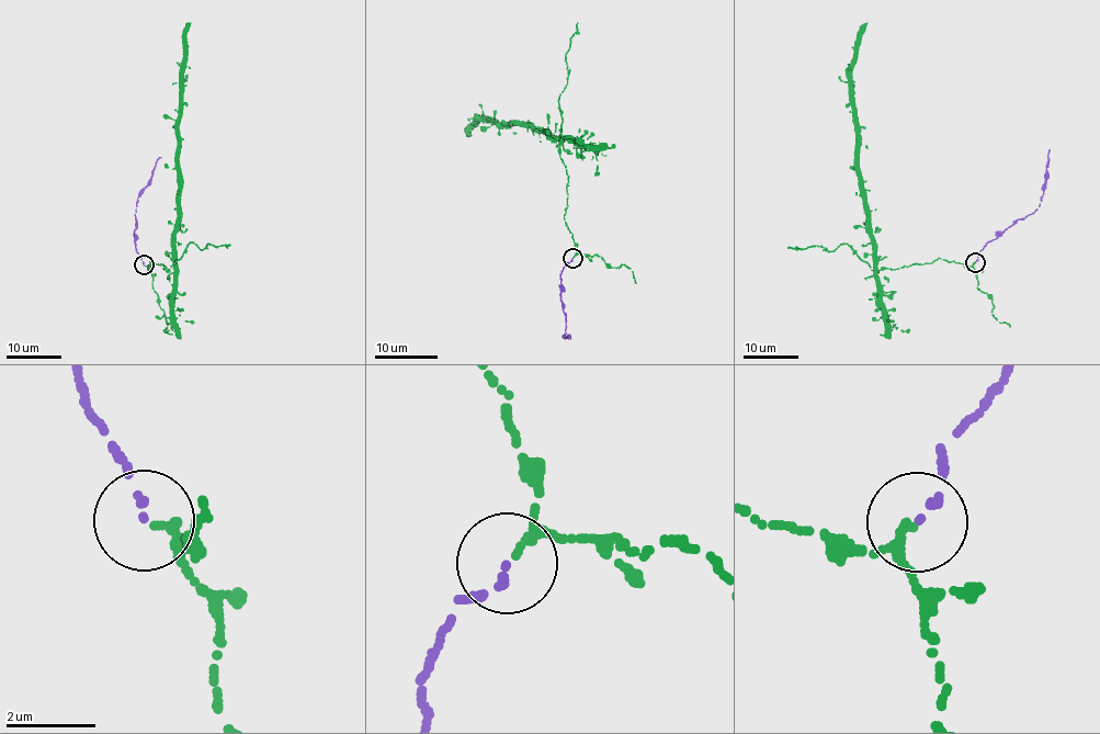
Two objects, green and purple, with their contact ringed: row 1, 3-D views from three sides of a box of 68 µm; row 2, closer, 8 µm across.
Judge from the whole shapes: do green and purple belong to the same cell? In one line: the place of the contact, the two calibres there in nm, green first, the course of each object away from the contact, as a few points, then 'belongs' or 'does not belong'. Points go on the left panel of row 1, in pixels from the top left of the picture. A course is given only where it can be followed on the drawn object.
at (144, 264); 150 nm thick on the green side, 140 nm on the other; green runs (145, 266), (150, 268), (152, 259), (170, 273), (174, 271), (178, 131), (184, 33), (191, 22); purple runs (144, 264), (133, 233), (137, 196), (148, 184), (155, 162), (160, 157); belongs

